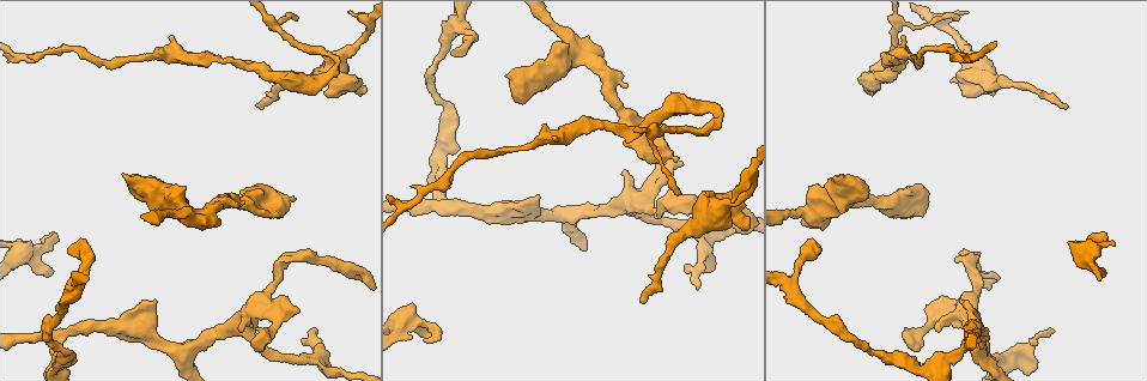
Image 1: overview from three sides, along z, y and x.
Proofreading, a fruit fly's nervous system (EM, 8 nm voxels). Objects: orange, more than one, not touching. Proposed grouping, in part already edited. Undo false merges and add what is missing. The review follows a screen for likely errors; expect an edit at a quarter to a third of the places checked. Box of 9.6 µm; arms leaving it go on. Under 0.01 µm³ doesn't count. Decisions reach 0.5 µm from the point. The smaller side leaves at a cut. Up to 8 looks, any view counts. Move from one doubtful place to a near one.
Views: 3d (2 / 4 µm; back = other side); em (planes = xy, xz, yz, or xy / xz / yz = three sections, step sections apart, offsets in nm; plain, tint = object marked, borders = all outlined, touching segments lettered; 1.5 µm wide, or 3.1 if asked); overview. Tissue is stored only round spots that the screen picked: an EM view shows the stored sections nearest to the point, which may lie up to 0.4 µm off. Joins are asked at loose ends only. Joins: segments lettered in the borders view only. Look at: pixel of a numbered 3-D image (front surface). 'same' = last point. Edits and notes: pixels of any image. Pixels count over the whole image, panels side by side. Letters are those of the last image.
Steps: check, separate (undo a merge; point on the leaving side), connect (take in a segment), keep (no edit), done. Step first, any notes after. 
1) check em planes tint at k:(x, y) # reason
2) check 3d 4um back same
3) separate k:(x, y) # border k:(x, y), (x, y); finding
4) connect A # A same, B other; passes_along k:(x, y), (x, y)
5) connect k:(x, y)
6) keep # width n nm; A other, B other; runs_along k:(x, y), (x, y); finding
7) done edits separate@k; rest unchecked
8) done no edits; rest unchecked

check 3d 4um at 1:(325, 92) # an open end

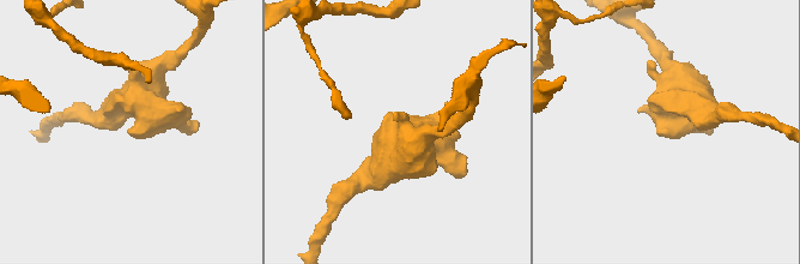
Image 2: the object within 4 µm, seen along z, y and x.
check em yz step 4 borders at 2:(128, 133) # arm_widths 320, 650 nm

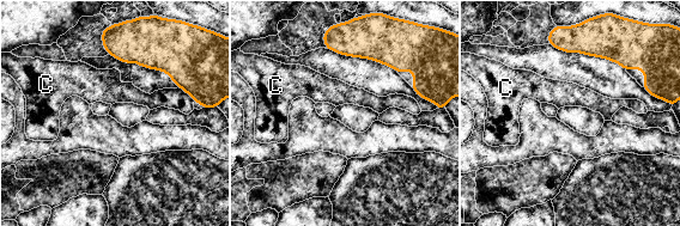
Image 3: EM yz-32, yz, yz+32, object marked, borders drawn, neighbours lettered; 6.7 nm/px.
keep # longest_contact C 150 nm; C other; border 3:(178, 86), (194, 101); none of them fits

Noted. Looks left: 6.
check 3d 4um at 1:(640, 300) # an open end

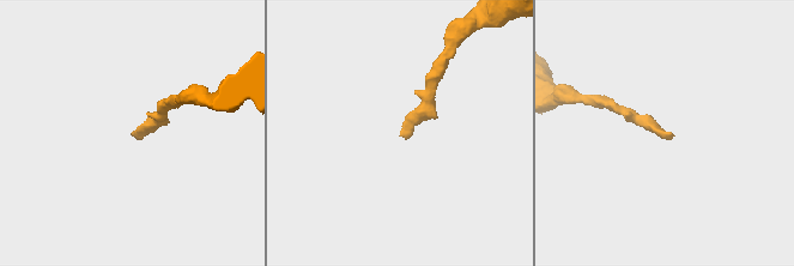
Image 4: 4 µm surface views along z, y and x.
check em planes borders at 4:(670, 133) # need the tissue

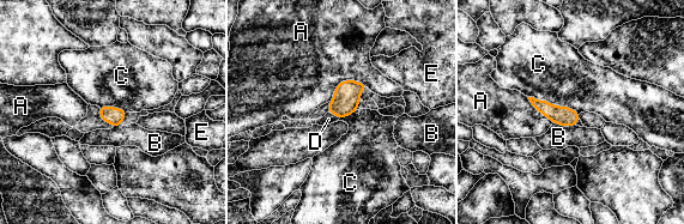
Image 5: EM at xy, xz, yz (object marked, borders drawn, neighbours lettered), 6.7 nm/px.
connect D # A other, B other, C other, D same, E other; the cell continues

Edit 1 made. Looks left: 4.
done edits connect@5; rest unchecked

